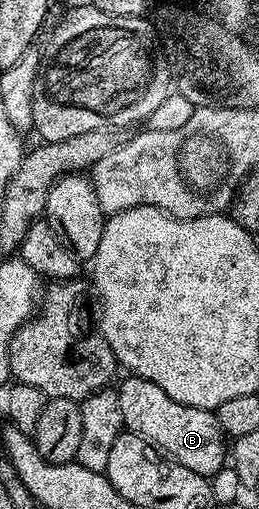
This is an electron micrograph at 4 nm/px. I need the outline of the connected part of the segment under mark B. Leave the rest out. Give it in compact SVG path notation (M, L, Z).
M128 376L125 379L118 386L125 431L143 435L171 461L190 468L190 472L203 478L211 480L219 470L225 469L230 450L226 445L224 429L218 424L213 411L178 404L178 400L170 400L158 384L145 378Z

